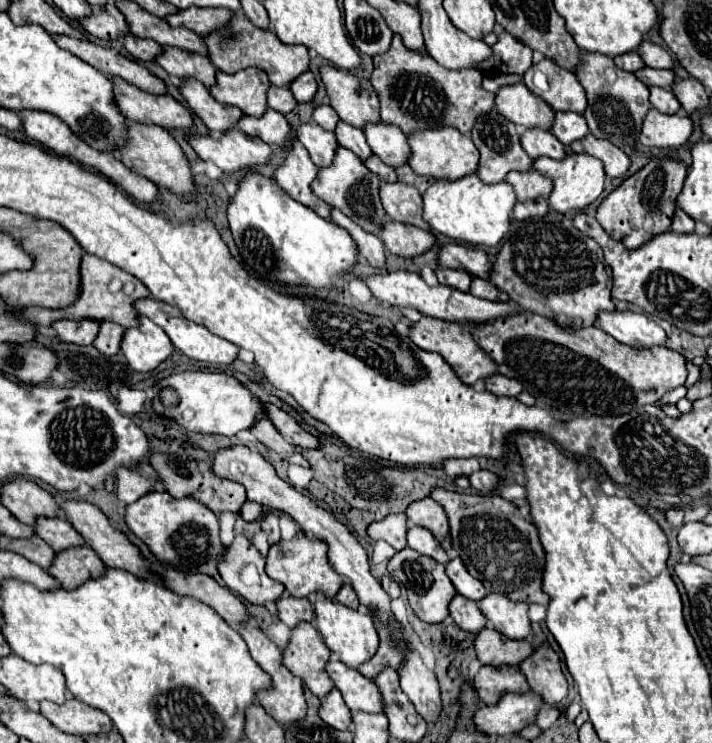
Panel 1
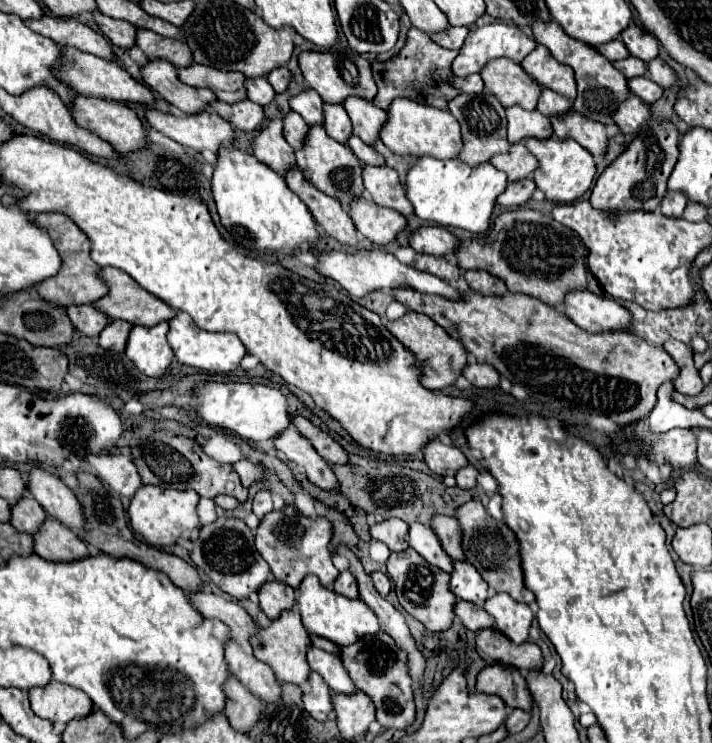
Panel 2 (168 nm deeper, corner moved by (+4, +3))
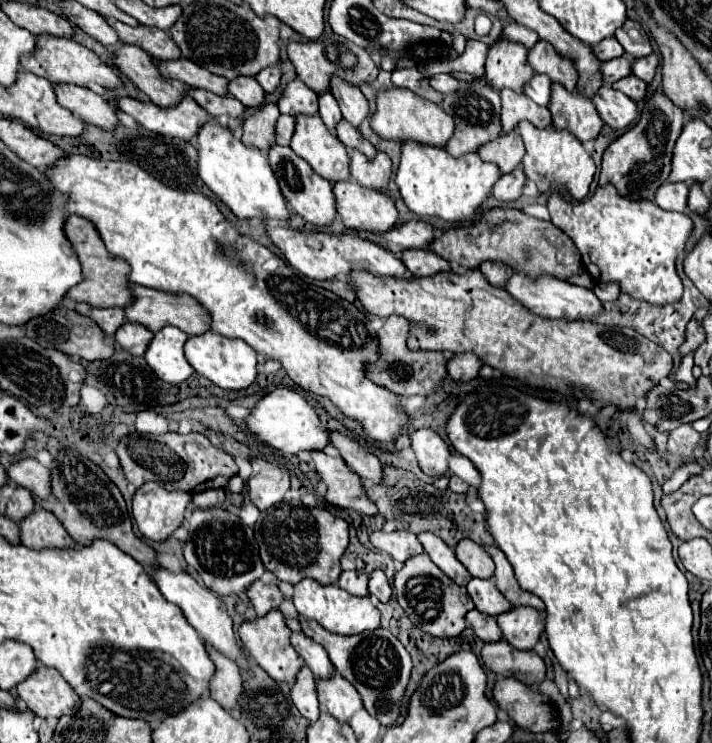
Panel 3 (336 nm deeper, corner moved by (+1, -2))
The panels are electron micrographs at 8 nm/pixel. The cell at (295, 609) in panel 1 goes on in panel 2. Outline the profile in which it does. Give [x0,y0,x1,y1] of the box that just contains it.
[258,582,296,620]

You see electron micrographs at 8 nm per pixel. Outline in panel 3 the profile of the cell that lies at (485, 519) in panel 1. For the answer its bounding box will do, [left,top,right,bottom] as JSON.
[485,547,545,611]

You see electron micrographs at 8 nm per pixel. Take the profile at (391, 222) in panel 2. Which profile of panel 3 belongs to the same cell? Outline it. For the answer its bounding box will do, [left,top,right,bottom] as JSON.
[333,181,397,233]

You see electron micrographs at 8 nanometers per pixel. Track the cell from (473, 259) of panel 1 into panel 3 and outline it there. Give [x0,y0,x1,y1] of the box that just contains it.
[381,219,433,253]

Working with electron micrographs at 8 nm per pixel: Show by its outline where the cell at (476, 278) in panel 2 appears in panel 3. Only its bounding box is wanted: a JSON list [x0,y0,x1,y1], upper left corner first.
[481,261,513,287]

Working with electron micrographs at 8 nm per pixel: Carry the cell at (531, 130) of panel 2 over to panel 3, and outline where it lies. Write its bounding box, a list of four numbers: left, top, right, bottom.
[501,89,551,133]

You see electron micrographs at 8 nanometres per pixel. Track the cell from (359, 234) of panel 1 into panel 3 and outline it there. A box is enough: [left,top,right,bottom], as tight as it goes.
[267,145,337,225]

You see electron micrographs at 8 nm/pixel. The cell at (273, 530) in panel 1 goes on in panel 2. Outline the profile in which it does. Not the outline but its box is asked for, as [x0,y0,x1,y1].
[254,490,272,520]

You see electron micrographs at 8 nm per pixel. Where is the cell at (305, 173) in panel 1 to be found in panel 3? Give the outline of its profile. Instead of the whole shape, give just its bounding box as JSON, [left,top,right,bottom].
[241,103,279,151]

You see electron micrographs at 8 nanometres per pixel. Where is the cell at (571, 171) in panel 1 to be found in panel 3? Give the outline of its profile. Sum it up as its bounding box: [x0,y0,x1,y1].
[517,121,597,199]

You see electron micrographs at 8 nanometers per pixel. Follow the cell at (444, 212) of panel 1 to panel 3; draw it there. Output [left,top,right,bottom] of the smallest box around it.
[395,141,501,223]

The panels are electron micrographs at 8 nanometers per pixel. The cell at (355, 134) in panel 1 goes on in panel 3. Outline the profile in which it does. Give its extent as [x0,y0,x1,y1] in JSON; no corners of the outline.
[319,91,341,131]

